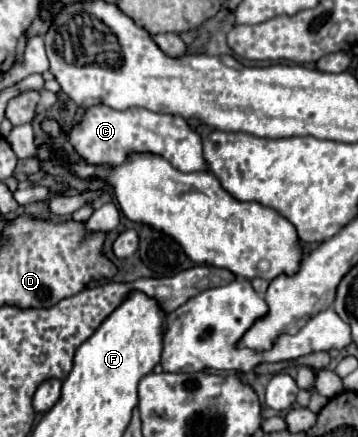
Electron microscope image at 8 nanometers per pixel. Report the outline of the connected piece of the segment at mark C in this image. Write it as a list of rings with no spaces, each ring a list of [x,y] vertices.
[[[106,105],[90,107],[84,119],[70,133],[70,143],[76,149],[76,153],[84,157],[88,163],[120,165],[128,153],[146,151],[168,159],[180,171],[206,169],[200,135],[188,125],[188,121],[180,115],[154,113],[144,107],[130,107],[124,111],[116,111]]]

